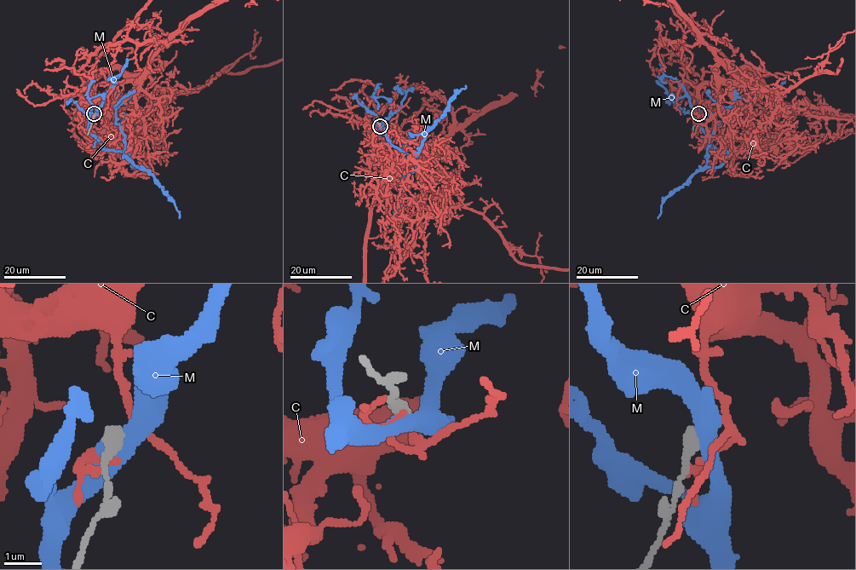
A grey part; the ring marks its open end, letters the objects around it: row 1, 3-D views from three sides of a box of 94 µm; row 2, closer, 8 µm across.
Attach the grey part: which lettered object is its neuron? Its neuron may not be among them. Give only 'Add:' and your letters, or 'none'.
Add: none

